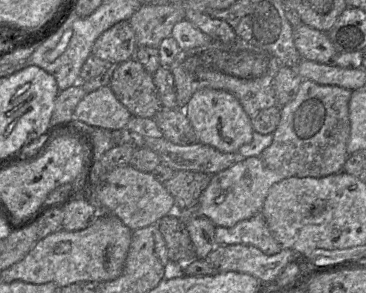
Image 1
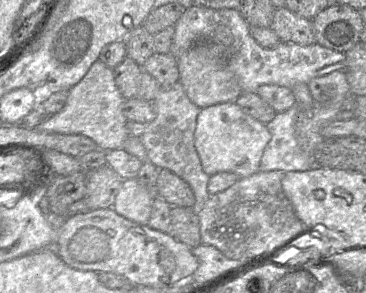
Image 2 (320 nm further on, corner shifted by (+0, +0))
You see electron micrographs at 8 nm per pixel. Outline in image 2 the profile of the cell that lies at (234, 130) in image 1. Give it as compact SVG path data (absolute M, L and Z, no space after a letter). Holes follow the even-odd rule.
M233 101L200 109L194 137L205 173L211 176L219 172L232 172L243 178L259 171L261 157L271 134L265 124L245 114Z

